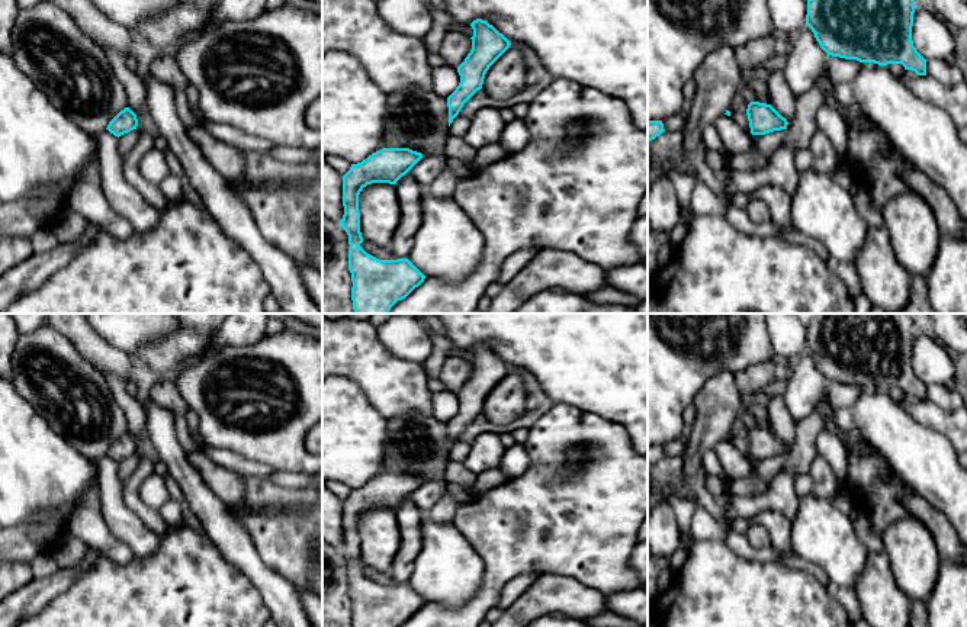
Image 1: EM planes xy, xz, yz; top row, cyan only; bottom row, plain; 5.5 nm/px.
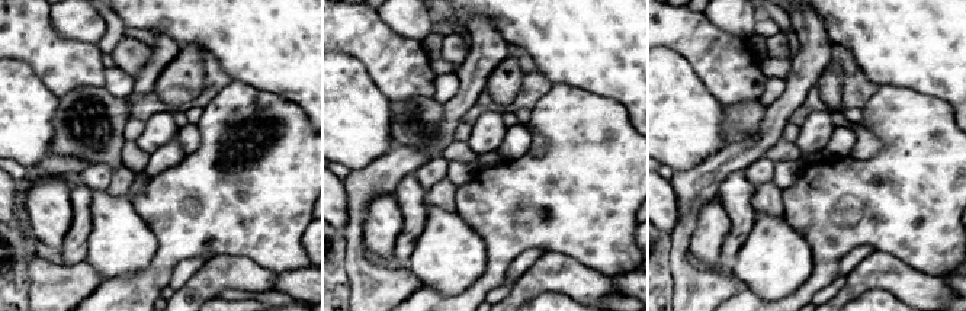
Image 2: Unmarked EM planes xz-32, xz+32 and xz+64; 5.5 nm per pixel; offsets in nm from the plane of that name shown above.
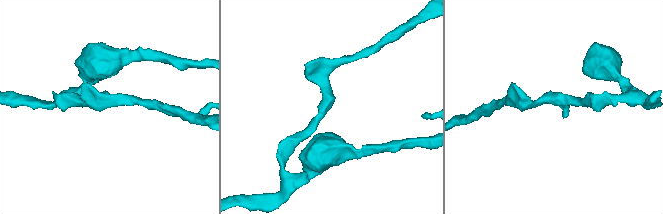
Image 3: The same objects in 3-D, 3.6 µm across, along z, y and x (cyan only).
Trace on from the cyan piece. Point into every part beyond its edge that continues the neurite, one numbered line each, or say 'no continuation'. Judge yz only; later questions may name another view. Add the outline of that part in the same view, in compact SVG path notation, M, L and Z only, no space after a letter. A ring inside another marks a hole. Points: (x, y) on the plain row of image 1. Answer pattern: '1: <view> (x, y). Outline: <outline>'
no continuation

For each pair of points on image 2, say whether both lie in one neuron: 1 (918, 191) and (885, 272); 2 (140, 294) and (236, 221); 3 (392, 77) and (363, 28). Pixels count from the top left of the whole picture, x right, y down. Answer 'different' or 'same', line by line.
1: different
2: same
3: same

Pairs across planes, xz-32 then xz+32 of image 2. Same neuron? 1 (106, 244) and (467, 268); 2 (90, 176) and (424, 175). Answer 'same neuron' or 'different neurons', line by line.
1: same neuron
2: same neuron

